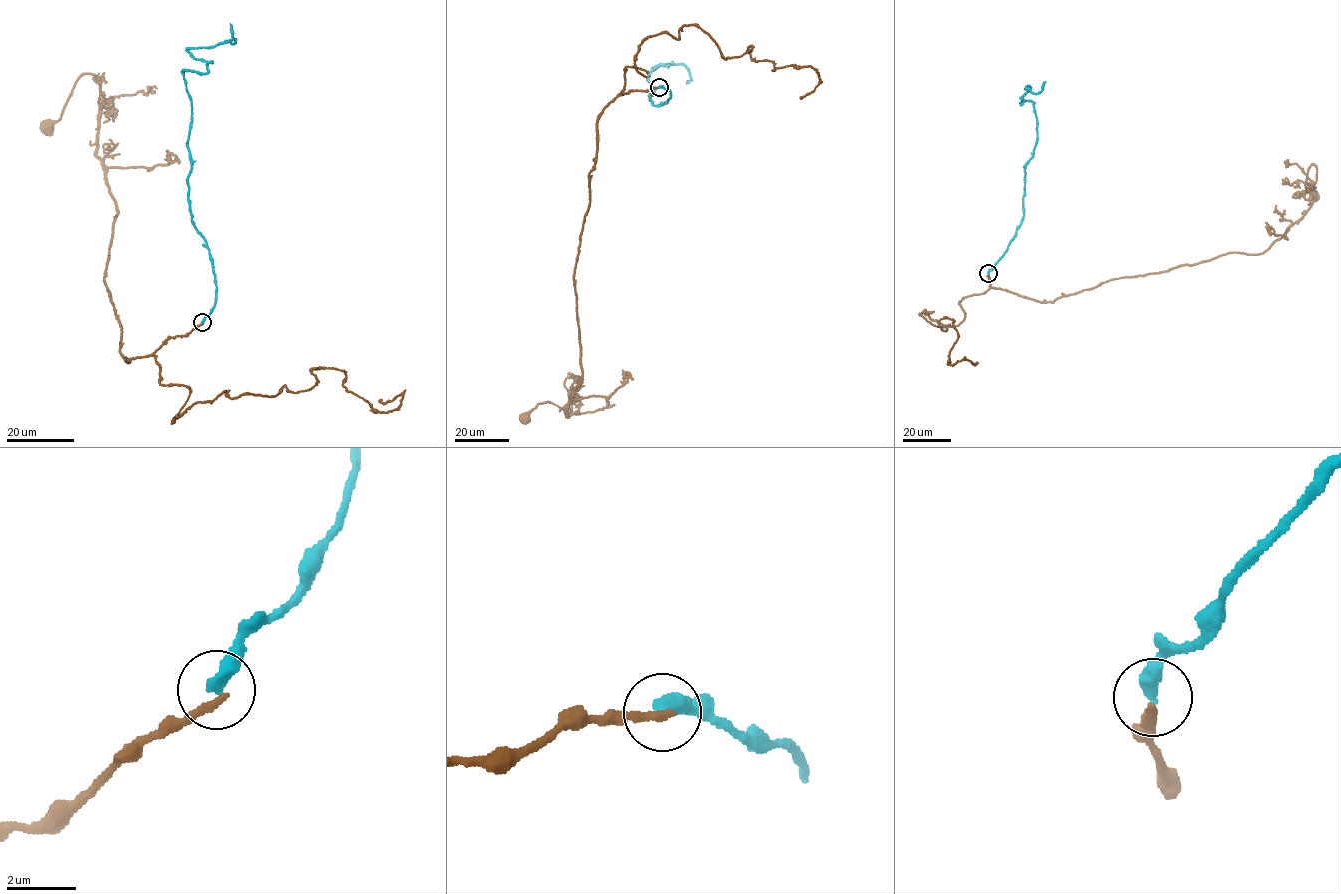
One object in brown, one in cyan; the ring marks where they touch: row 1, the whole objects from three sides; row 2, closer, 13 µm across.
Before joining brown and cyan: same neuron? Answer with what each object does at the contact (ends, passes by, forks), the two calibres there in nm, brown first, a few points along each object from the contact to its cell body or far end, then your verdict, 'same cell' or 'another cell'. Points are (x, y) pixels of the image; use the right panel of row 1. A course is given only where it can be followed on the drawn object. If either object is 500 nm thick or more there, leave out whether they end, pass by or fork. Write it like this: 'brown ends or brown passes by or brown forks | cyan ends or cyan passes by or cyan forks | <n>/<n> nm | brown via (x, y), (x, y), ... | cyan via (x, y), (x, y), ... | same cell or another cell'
brown ends | cyan ends | 240/400 nm | brown via (988, 274), (990, 286), (1052, 302), (1115, 278), (1263, 253), (1311, 206), (1312, 164), (1305, 188), (1314, 196) | cyan via (988, 274), (1023, 217), (1024, 165), (1037, 135), (1033, 103), (1020, 105), (1022, 96), (1045, 81) | another cell

